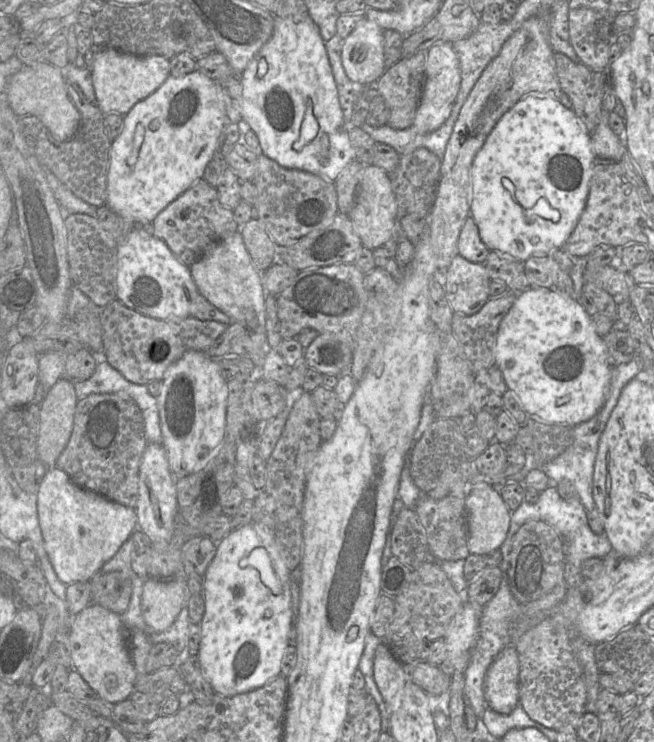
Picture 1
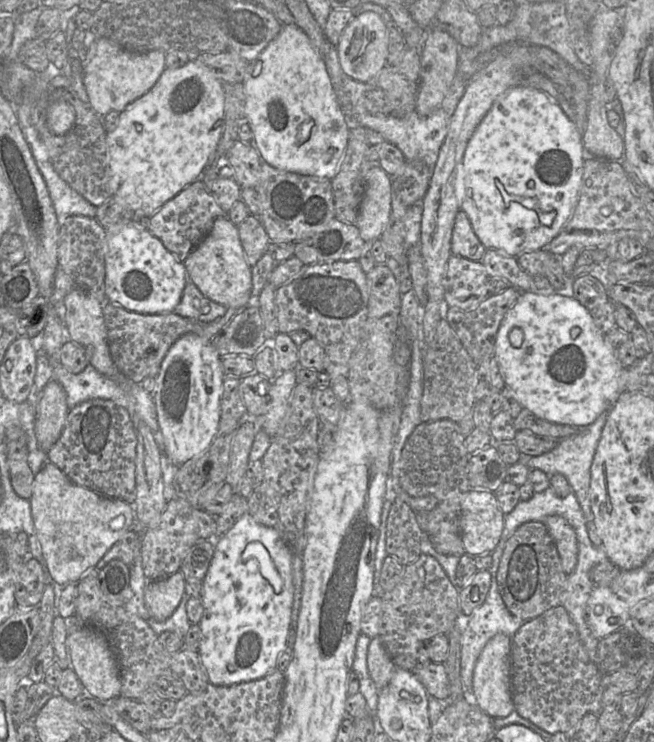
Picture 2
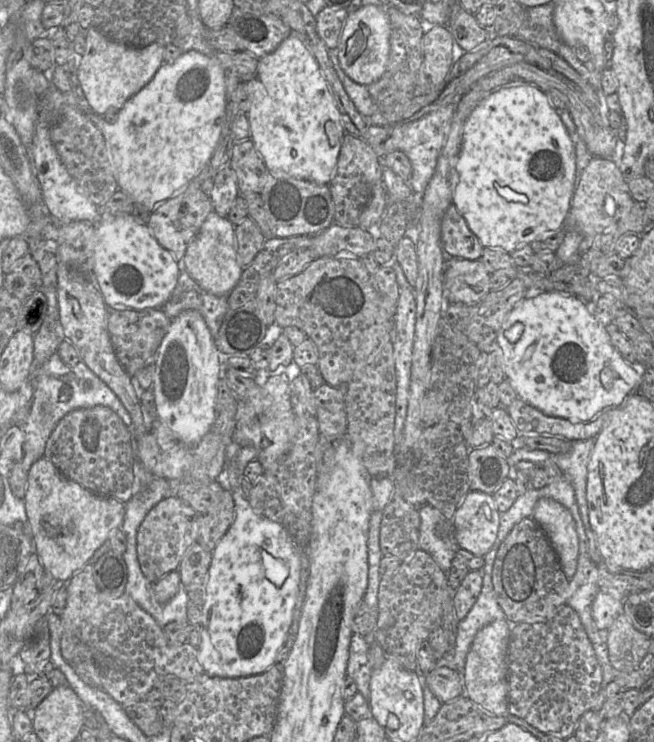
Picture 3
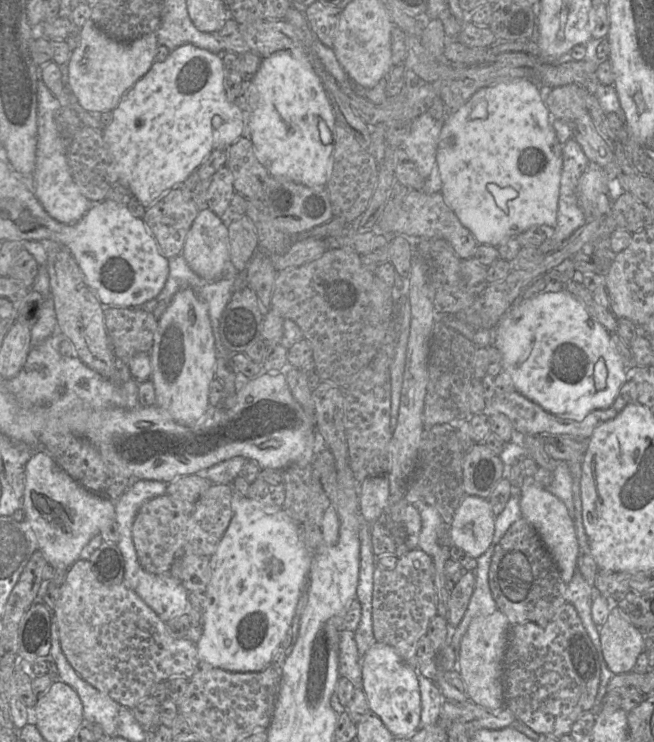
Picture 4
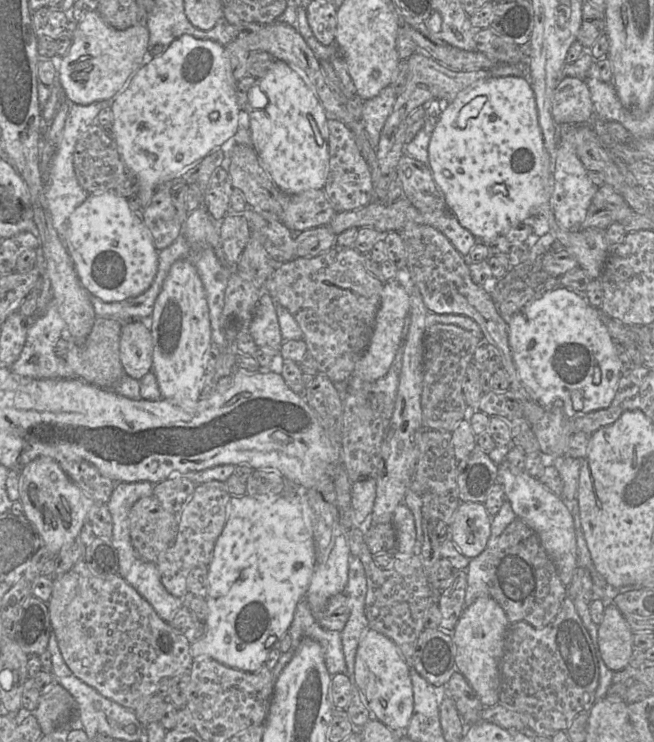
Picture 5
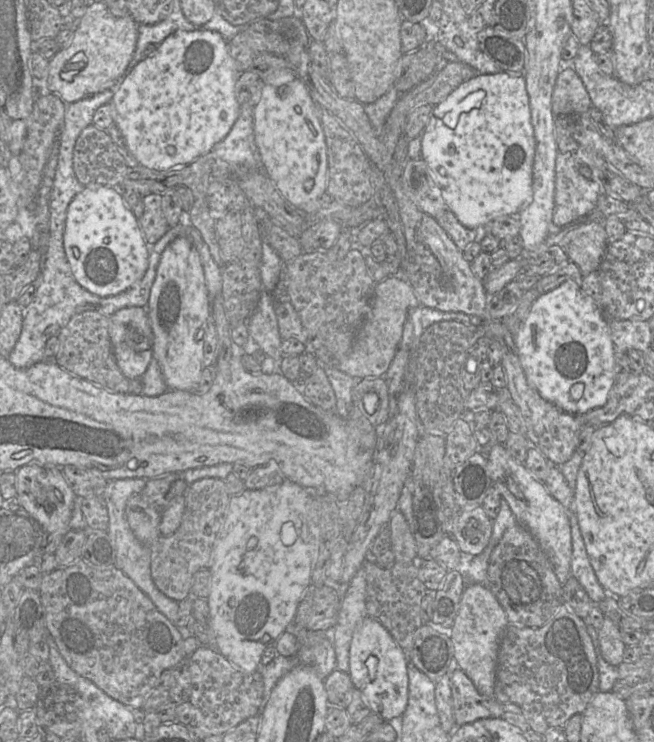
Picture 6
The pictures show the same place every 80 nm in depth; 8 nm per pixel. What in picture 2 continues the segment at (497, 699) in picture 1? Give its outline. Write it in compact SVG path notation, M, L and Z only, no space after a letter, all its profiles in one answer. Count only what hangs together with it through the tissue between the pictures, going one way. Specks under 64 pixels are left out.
M499 633L493 636L481 651L473 672L470 698L491 718L504 718L514 710L511 692L511 637Z

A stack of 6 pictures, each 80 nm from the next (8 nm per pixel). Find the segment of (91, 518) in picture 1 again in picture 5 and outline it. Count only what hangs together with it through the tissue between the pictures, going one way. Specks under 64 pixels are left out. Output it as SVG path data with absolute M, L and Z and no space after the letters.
M46 456L37 457L20 469L20 501L24 514L36 526L44 546L56 554L64 546L71 546L78 538L82 527L88 521L90 509L96 503L66 475L56 460Z

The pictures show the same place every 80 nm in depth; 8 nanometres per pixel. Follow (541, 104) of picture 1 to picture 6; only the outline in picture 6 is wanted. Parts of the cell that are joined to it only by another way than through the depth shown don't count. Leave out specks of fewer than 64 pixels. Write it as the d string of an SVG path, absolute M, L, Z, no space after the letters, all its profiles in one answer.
M505 72L478 74L461 83L448 97L435 105L422 133L421 158L440 188L447 208L458 221L478 229L505 215L518 215L533 194L535 137L531 122L525 78Z

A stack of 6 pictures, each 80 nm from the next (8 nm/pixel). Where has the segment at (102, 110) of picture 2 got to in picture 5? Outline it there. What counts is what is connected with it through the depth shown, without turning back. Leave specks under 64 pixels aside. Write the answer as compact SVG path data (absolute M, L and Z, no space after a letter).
M97 10L89 11L78 23L68 53L61 58L58 79L67 99L74 104L87 105L109 100L120 94L127 86L135 71L141 66L144 54L149 51L149 31L144 24L137 24L125 30L108 25Z

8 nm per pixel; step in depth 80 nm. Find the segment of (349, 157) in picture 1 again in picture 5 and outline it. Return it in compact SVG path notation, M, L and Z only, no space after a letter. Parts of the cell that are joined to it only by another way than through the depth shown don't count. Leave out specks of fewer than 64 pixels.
M276 60L268 73L258 81L261 92L267 99L263 108L253 109L249 115L251 145L262 167L277 188L284 194L298 194L325 187L329 172L328 115L313 91L303 79L285 62Z

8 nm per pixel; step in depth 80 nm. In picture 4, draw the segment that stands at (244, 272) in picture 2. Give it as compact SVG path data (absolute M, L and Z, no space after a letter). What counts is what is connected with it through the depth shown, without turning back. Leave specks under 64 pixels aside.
M209 208L200 210L194 219L184 242L182 256L194 273L209 281L238 273L230 260L227 223Z

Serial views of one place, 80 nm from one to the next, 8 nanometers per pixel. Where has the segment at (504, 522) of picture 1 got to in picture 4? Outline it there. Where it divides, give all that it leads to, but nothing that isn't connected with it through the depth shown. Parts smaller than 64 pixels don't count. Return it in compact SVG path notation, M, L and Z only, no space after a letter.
M466 495L449 525L449 542L479 558L492 542L495 518L488 499Z

